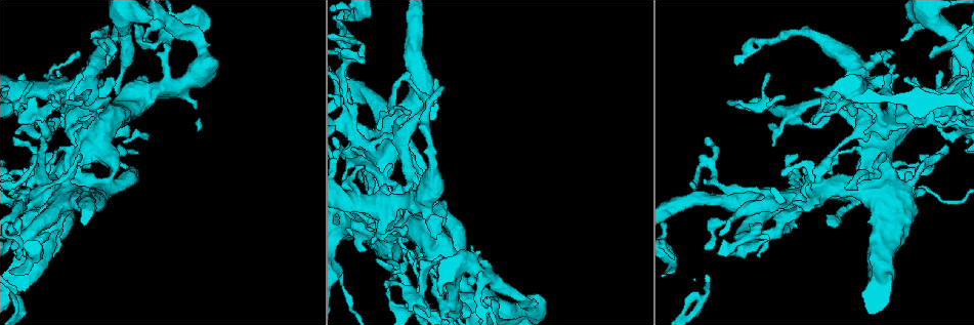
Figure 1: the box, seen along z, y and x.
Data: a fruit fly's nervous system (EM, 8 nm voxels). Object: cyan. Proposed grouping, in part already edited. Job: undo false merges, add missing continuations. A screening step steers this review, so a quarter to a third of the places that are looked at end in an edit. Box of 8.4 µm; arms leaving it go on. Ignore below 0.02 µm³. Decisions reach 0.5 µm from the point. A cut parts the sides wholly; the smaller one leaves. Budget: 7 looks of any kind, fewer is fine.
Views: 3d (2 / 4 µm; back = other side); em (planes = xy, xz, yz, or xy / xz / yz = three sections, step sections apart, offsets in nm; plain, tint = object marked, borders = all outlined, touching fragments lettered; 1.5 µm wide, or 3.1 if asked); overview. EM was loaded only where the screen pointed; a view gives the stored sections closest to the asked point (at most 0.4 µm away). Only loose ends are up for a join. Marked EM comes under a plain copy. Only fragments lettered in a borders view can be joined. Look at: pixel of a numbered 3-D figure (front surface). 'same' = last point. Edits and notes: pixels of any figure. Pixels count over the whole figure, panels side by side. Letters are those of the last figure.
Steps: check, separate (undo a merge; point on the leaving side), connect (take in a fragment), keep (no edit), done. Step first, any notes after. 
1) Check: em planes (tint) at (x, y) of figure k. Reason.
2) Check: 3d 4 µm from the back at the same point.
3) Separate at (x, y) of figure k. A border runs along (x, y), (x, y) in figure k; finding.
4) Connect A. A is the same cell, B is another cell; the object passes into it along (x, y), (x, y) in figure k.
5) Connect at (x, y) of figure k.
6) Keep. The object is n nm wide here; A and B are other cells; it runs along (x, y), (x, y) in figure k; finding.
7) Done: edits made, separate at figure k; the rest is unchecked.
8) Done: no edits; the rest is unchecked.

Check: 3d 4 µm from the back at (360, 173) of figure 1. Thin end.

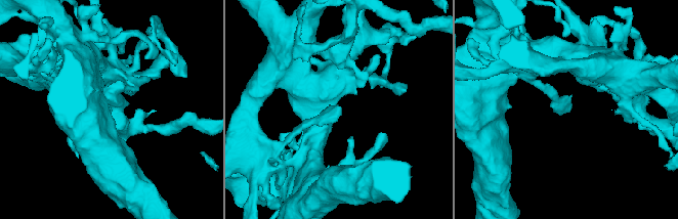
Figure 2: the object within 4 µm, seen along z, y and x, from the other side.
Check: em planes (borders) at (340, 107) of figure 2.

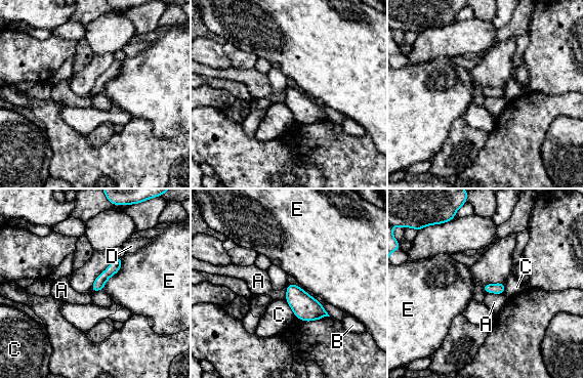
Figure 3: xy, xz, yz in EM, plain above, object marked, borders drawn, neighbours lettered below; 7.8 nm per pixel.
Keep. The object is 90 nm wide here; A, B, C, D and E are other cells; a border runs along (486, 292), (503, 294) in figure 3; no lettered fragment goes on from it.

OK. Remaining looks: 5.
Check: 3d 4 µm at (368, 219) of figure 1. Abrupt turn.

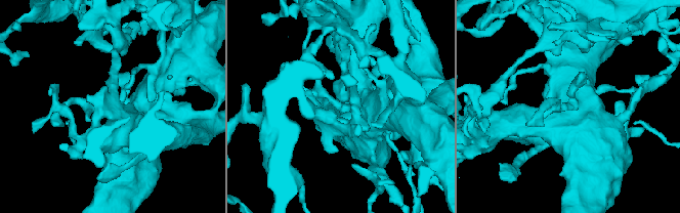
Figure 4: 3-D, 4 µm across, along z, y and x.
Check: em planes (tint) at (345, 106) of figure 4. Now the EM.

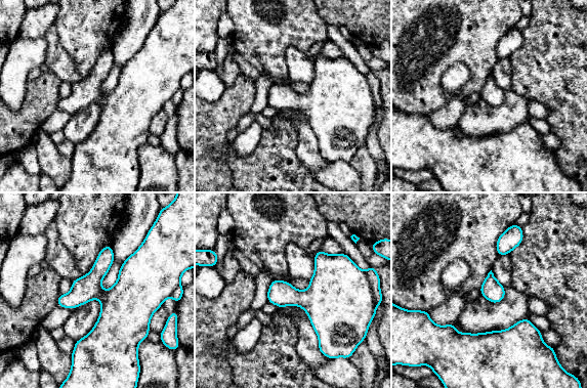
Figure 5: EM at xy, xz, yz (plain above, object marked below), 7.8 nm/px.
Check: em planes (borders) at the same point.

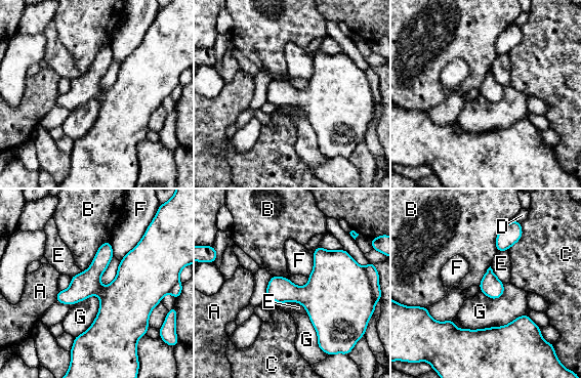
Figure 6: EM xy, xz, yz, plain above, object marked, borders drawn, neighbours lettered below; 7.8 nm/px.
Keep. A, B, C, D, E, F and G are other cells; a border runs along (109, 240), (82, 271) in figure 6; continuous, no second neuron.

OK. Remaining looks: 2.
Check: em planes (borders) at (14, 253) of figure 1. Branch stops here.

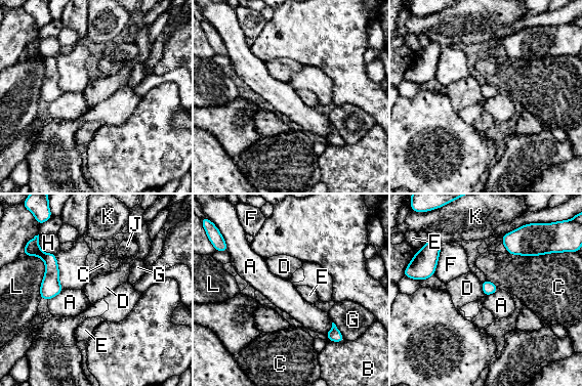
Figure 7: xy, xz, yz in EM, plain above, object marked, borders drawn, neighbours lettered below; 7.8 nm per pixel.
Keep. A, B, C, D, E, F, G, H, J, K and L are other cells; a border runs along (64, 289), (48, 300) in figure 7; none of them fits.

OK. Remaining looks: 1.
Done: no edits; the rest is unchecked.

